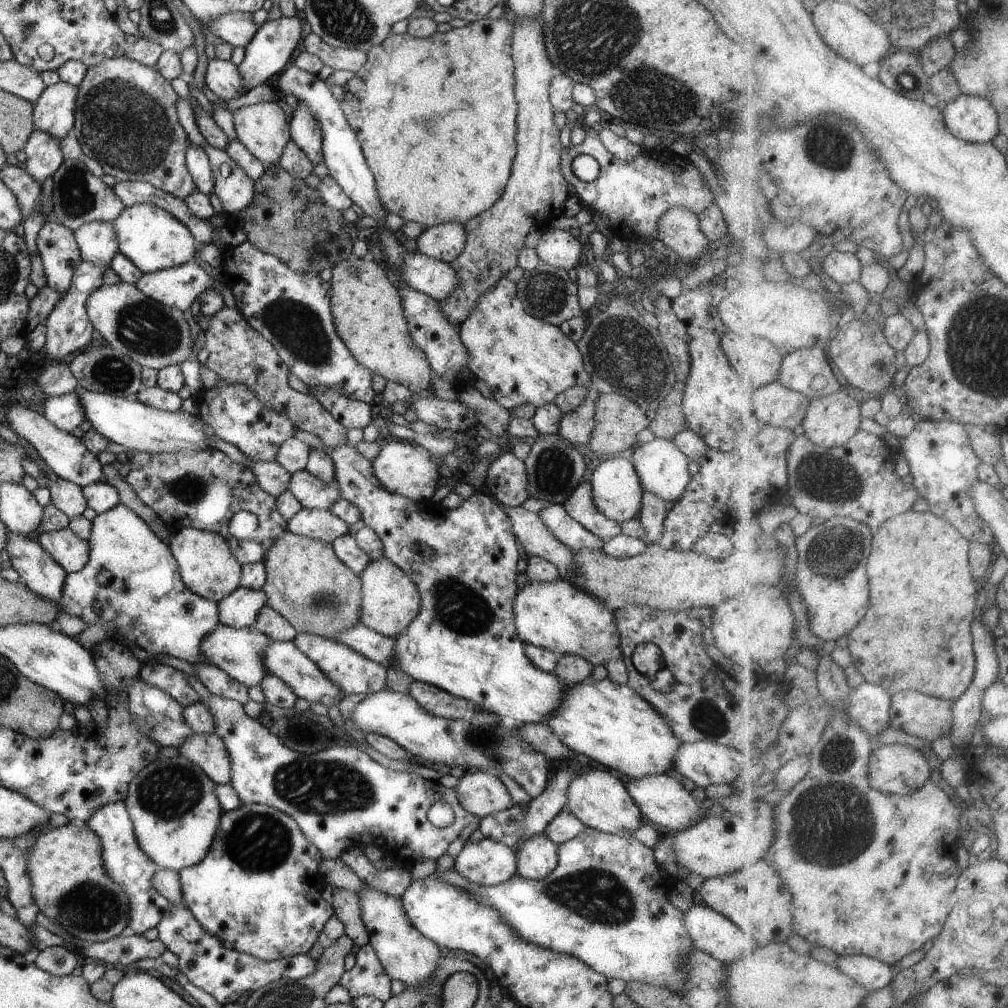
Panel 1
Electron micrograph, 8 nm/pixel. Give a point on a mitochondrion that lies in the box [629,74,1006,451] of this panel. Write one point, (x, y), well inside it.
(827, 145)

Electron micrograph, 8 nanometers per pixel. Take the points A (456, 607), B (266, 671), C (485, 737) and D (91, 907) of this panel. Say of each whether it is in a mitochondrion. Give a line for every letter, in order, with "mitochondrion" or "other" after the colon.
A: mitochondrion
B: other
C: mitochondrion
D: mitochondrion

